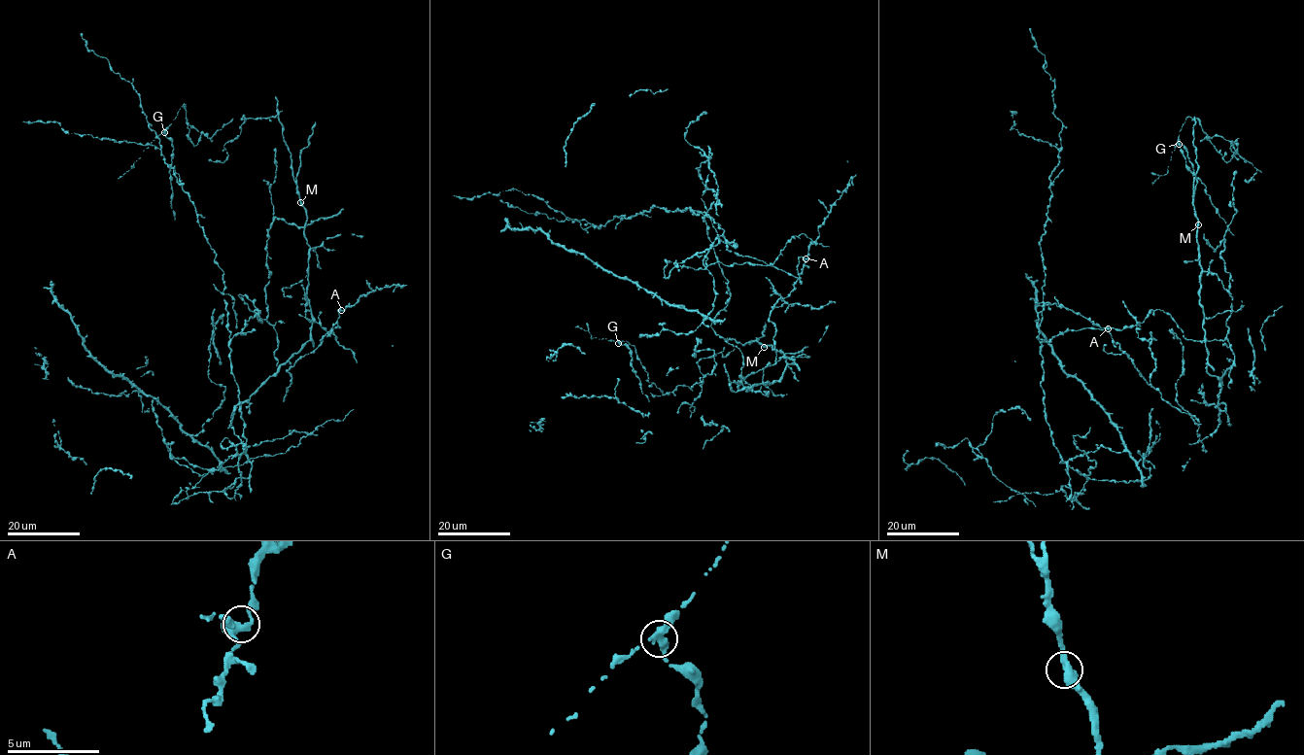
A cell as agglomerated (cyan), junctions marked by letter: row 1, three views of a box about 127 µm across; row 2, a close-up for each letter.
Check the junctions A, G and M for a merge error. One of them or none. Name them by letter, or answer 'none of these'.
G

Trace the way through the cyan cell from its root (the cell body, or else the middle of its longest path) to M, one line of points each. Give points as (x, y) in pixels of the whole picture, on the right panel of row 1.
M: (1181, 329), (1186, 339), (1228, 342), (1234, 363), (1228, 386), (1220, 387), (1206, 368), (1198, 224)

